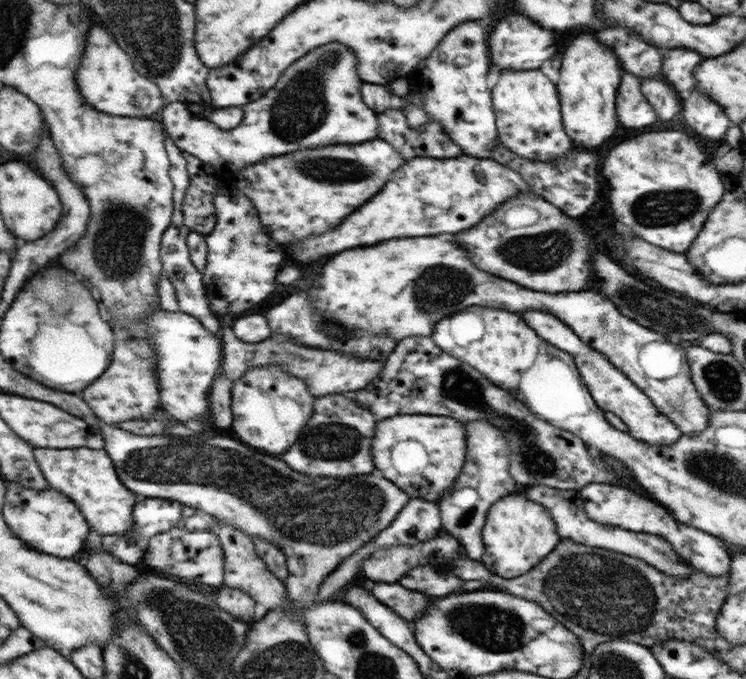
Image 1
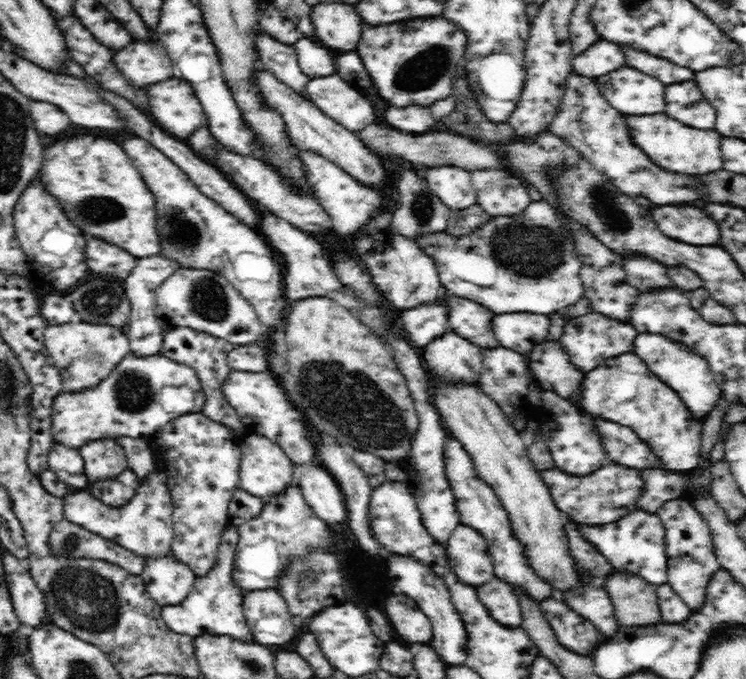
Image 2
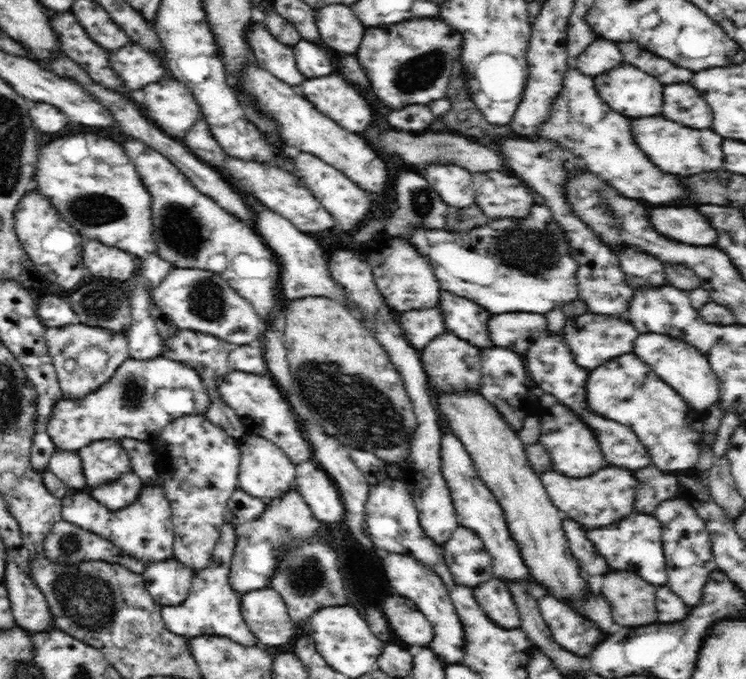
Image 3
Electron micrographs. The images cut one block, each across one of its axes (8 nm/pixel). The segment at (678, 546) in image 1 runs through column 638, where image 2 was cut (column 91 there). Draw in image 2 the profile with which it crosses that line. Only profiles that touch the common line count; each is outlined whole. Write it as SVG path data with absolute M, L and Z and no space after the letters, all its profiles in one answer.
M160 455L157 458L157 466L154 472L140 480L139 487L130 502L119 507L110 507L107 503L103 503L88 489L66 495L63 497L64 518L91 533L118 543L118 546L137 554L144 560L172 554L173 501L169 495L168 482L166 482Z

